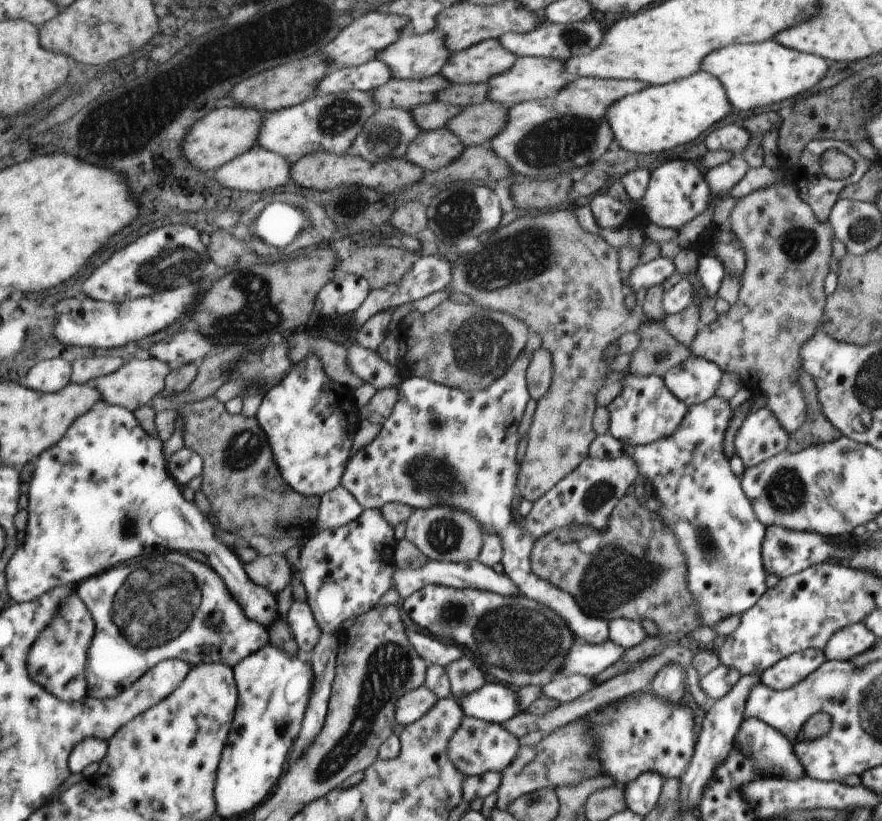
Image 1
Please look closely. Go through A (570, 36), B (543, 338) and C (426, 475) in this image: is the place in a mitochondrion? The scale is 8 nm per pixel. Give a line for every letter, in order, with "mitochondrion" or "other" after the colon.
A: mitochondrion
B: other
C: mitochondrion

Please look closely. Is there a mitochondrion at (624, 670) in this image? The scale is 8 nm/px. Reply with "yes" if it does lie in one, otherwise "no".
no

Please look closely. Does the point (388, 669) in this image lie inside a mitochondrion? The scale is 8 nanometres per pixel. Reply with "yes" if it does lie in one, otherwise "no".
yes

